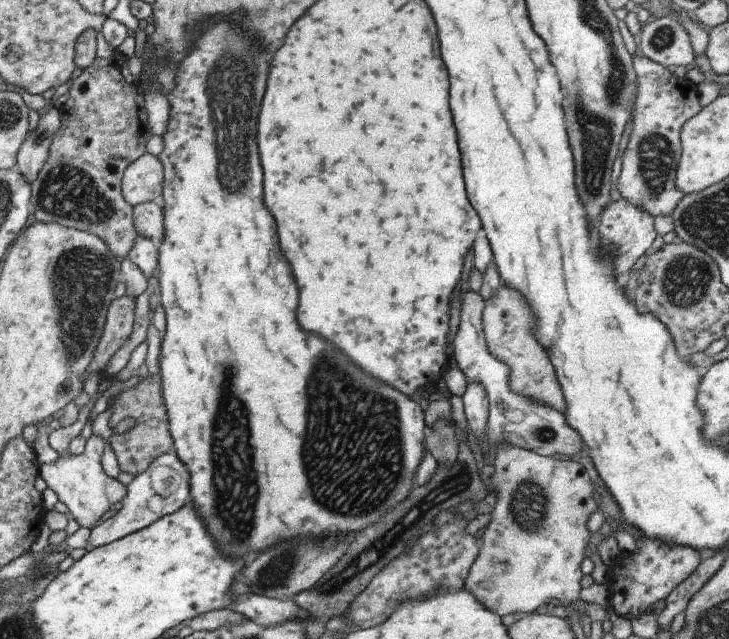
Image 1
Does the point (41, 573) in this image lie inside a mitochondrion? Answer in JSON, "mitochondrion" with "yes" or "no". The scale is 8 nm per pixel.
{"mitochondrion":"no"}

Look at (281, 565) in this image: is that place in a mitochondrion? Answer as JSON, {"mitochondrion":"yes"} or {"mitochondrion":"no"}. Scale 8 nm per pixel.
{"mitochondrion":"yes"}

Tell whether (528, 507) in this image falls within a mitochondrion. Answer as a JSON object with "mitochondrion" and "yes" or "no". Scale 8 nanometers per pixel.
{"mitochondrion":"yes"}

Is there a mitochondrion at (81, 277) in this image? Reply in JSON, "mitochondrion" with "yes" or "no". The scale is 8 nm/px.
{"mitochondrion":"yes"}

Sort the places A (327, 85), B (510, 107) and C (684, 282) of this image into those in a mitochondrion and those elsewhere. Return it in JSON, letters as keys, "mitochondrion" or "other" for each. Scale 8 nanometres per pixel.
{"A":"other","B":"other","C":"mitochondrion"}

